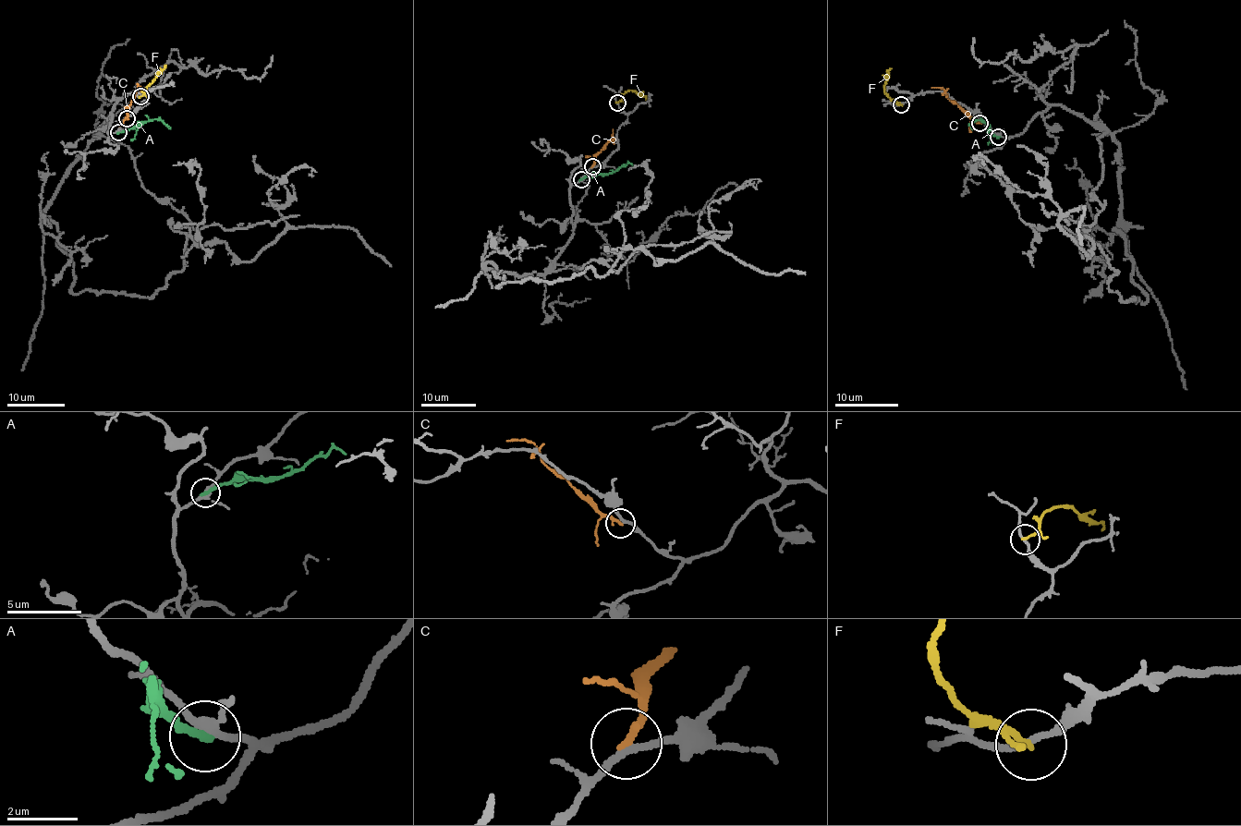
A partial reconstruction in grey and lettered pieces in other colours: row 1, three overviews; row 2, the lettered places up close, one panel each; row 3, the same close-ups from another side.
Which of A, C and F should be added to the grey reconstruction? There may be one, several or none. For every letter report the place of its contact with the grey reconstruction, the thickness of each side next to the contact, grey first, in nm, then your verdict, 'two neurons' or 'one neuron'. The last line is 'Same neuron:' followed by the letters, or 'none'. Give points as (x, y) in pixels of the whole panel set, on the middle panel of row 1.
A: meets grey at (581, 179); 240 nm thick on the grey side, 240 nm on the other; two neurons
C: meets grey at (592, 166); 190 nm thick on the grey side, 200 nm on the other; two neurons
F: meets grey at (617, 103); 170 nm thick on the grey side, 160 nm on the other; two neurons
Same neuron: none

